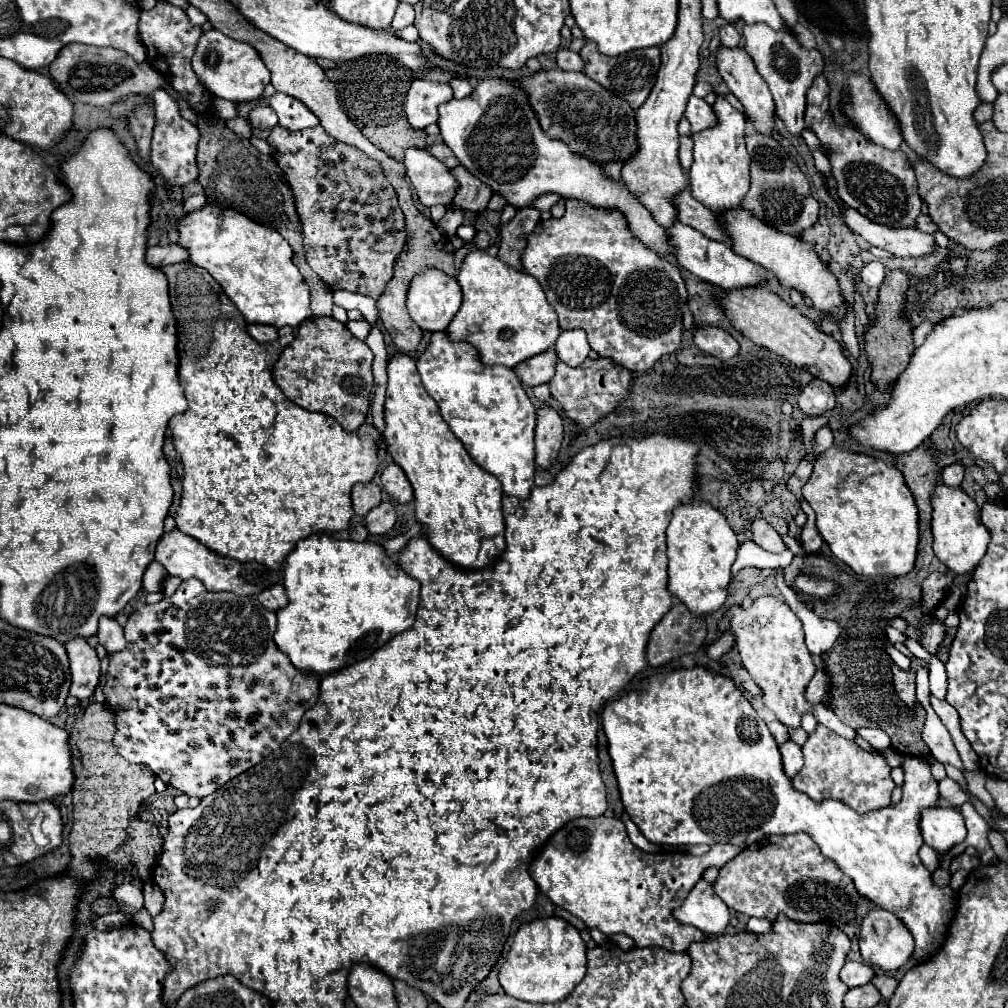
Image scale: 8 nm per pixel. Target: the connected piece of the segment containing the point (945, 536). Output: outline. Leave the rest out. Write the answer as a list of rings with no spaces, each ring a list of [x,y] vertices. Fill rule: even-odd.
[[[937,484],[937,492],[933,494],[933,550],[937,558],[953,572],[953,574],[969,574],[979,564],[979,560],[987,552],[987,544],[991,540],[987,528],[981,522],[981,508],[961,490],[947,488]]]

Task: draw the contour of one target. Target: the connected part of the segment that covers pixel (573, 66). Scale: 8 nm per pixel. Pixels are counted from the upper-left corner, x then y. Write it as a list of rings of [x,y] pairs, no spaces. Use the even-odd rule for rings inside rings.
[[[565,48],[565,50],[557,52],[557,66],[561,70],[565,70],[565,72],[581,72],[585,64],[583,64],[583,60],[581,60],[581,56],[577,52]]]

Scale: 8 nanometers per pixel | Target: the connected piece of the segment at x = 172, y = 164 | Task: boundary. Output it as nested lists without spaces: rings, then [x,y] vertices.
[[[163,90],[153,92],[155,102],[155,130],[153,130],[153,148],[151,148],[151,164],[163,176],[163,180],[171,186],[185,186],[197,180],[199,170],[195,162],[199,130],[181,116],[177,102]]]

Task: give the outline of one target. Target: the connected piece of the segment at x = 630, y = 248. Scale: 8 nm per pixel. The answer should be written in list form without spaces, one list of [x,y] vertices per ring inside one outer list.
[[[567,200],[565,208],[561,218],[537,222],[533,234],[527,238],[527,248],[521,254],[523,270],[539,280],[563,330],[585,330],[589,346],[599,356],[611,358],[633,372],[651,370],[661,356],[675,354],[681,346],[687,290],[679,266],[657,256],[649,248],[643,248],[643,244],[629,234],[621,212],[593,208],[579,200]]]

